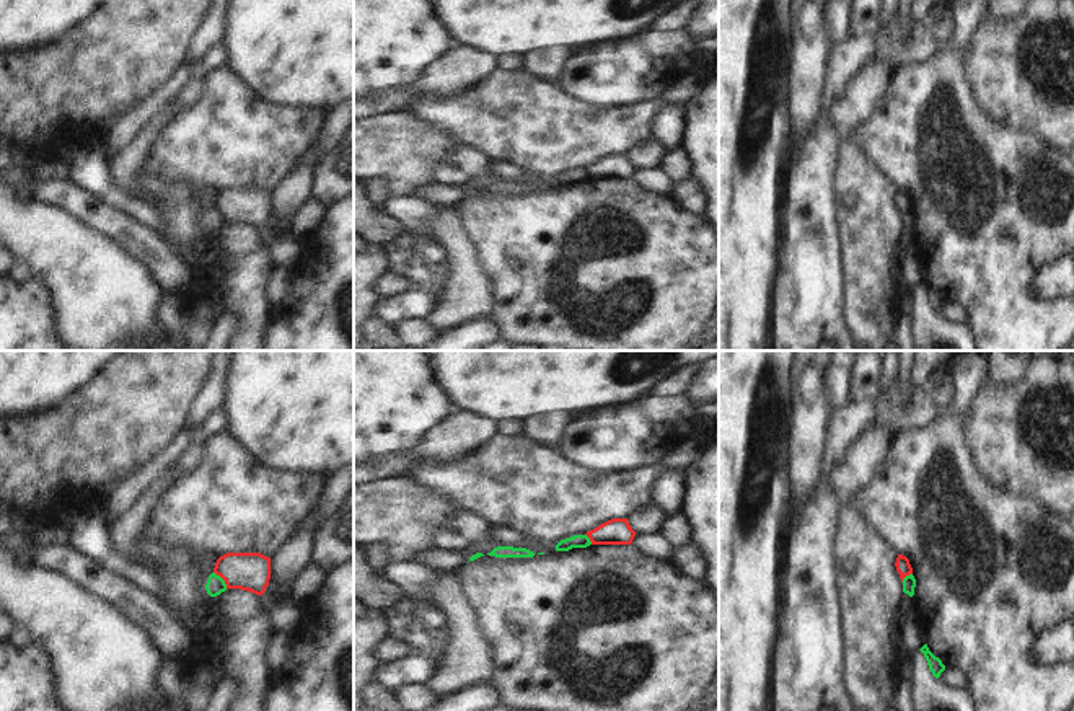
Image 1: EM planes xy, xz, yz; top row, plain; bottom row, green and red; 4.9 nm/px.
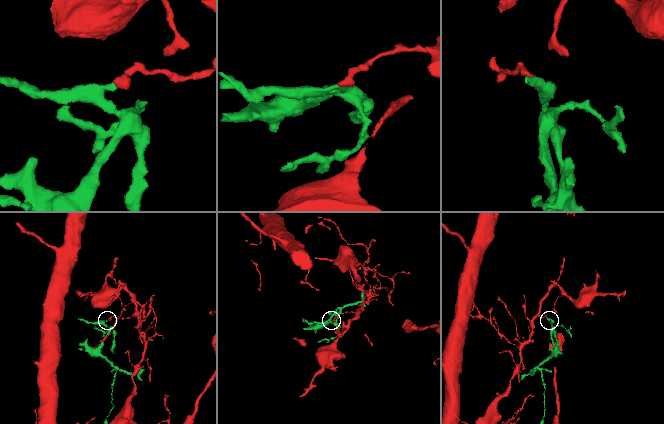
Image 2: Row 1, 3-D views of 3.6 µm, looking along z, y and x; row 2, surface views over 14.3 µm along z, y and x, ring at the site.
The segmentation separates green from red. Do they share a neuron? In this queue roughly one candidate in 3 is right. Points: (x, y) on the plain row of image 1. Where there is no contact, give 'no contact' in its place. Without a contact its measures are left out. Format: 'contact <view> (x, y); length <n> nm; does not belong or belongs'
contact xy (222, 214); length 110 nm; does not belong

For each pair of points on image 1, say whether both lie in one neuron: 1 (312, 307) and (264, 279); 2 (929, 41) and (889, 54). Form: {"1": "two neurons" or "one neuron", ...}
{"1": "two neurons", "2": "one neuron"}

